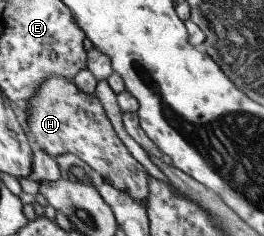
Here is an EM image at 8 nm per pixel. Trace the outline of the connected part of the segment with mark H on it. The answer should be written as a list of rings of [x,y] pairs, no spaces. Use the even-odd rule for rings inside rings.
[[[45,74],[37,94],[27,100],[27,114],[20,121],[30,143],[33,142],[44,154],[55,158],[70,153],[106,178],[112,188],[147,205],[148,174],[117,138],[94,93],[82,93],[70,78]]]

